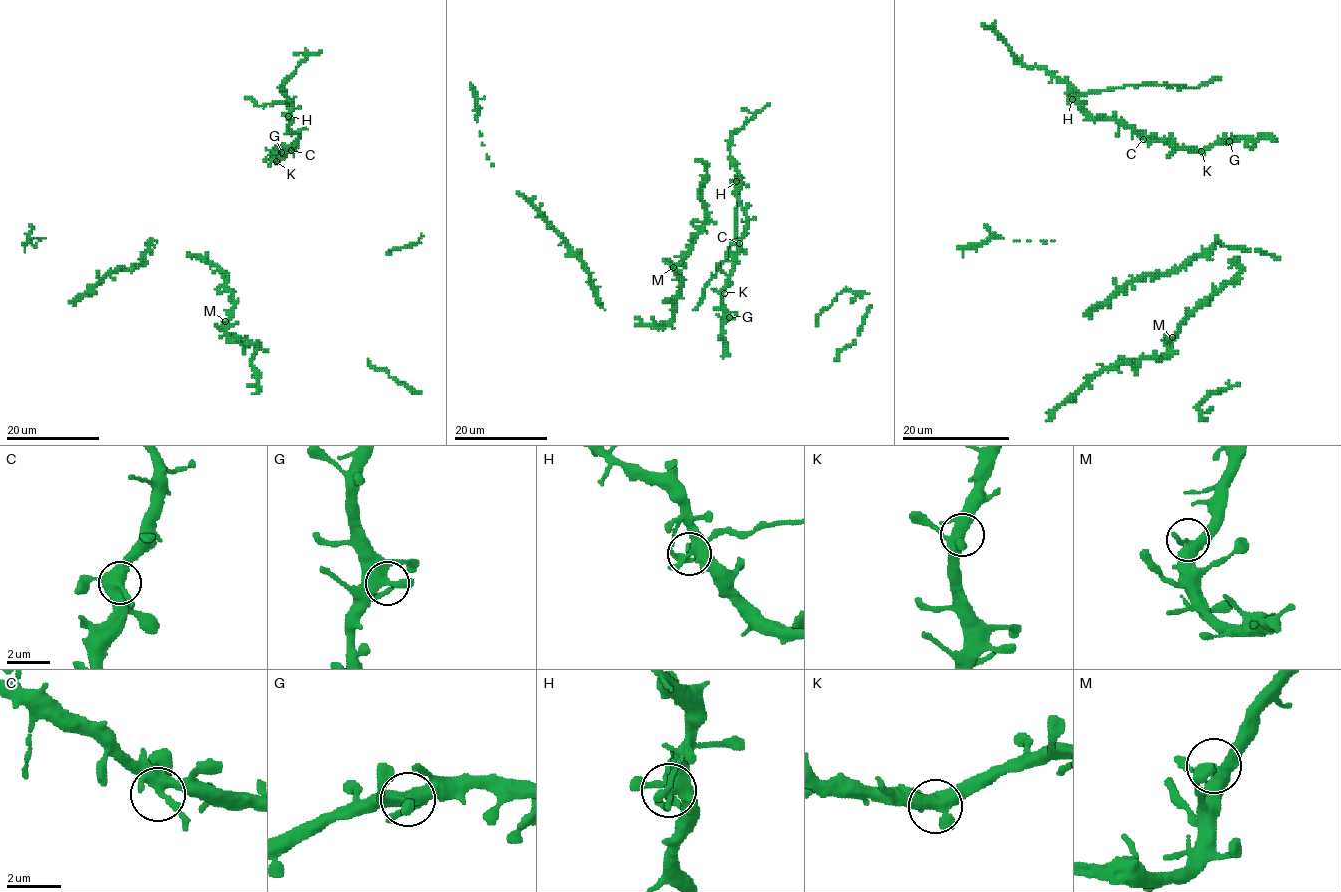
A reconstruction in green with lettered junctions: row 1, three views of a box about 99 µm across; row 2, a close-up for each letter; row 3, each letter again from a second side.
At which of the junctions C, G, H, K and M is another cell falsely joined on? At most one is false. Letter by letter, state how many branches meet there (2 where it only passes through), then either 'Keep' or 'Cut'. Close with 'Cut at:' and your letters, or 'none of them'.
C: Branches: 4. Keep
G: Branches: 3. Keep
H: Branches: 6. Cut
K: Branches: 4. Keep
M: Branches: 3. Keep
Cut at: H

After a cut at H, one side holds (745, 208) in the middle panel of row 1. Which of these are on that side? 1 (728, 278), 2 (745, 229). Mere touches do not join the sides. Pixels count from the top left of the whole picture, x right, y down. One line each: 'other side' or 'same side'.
1: same side
2: same side

